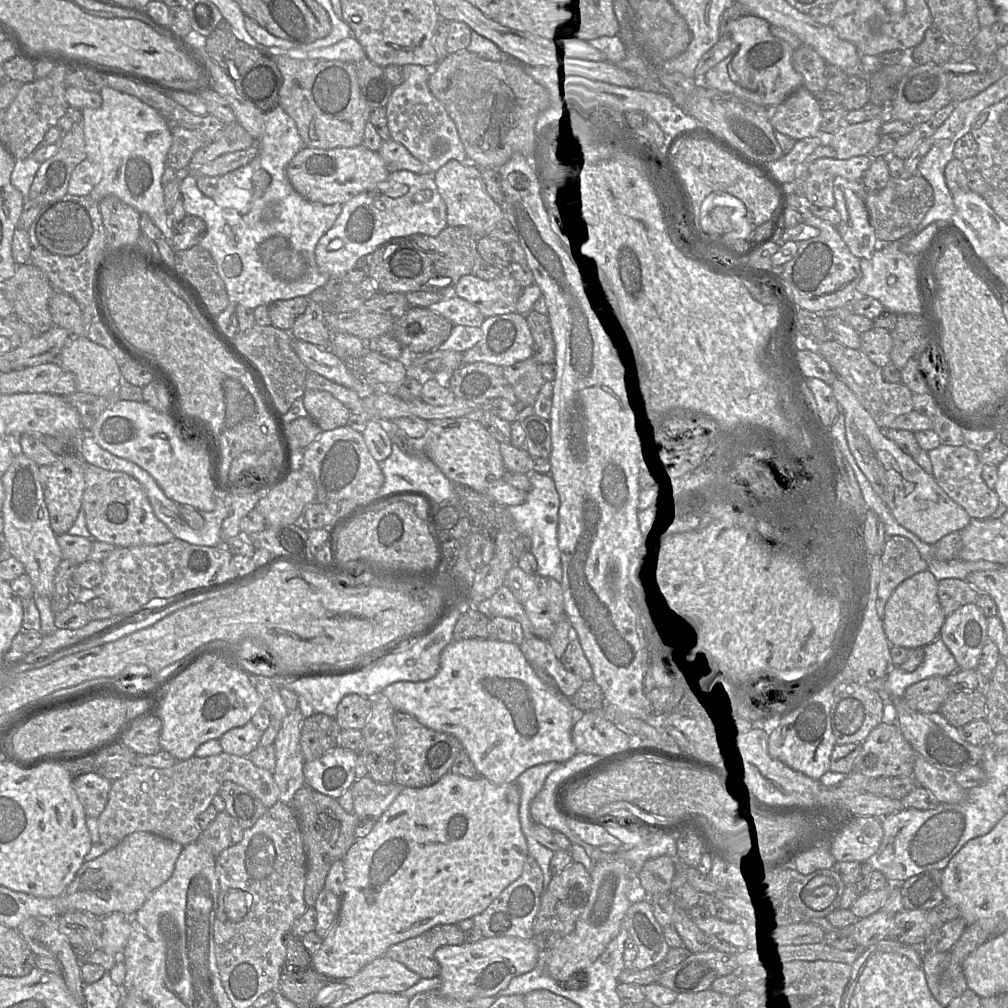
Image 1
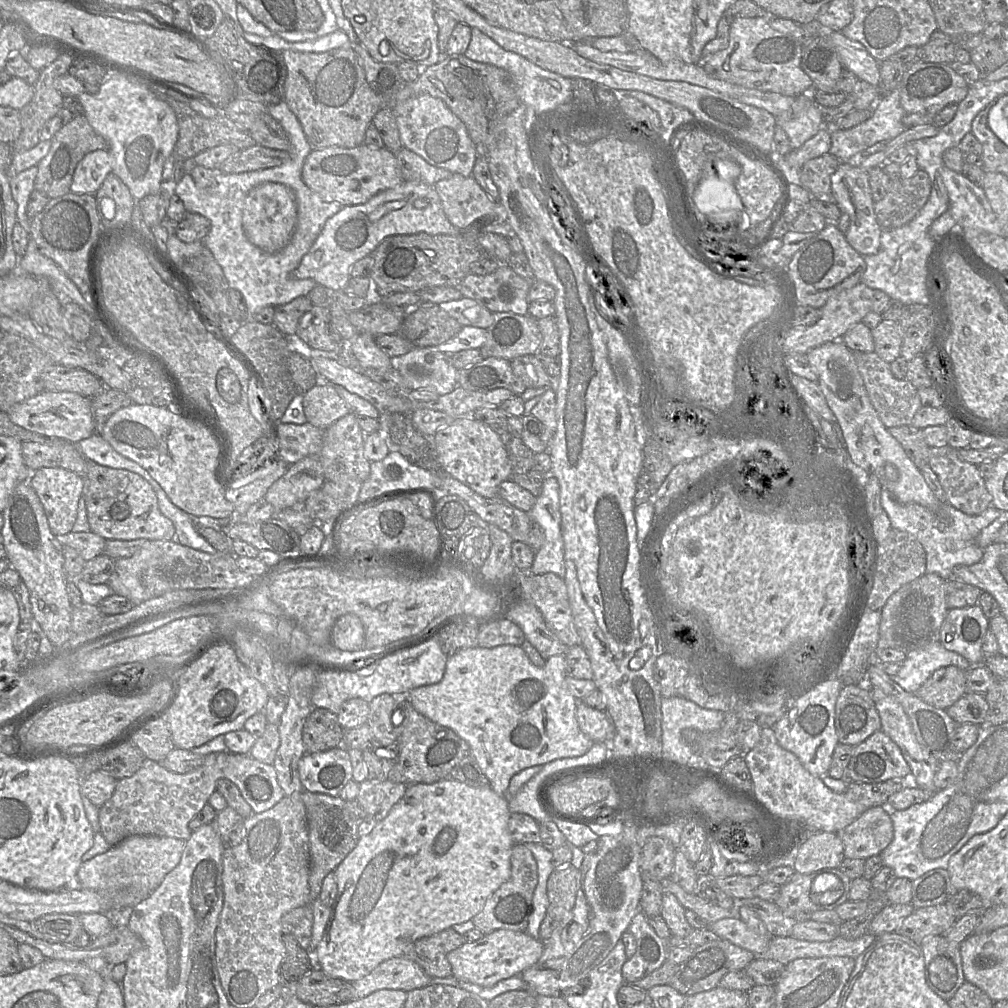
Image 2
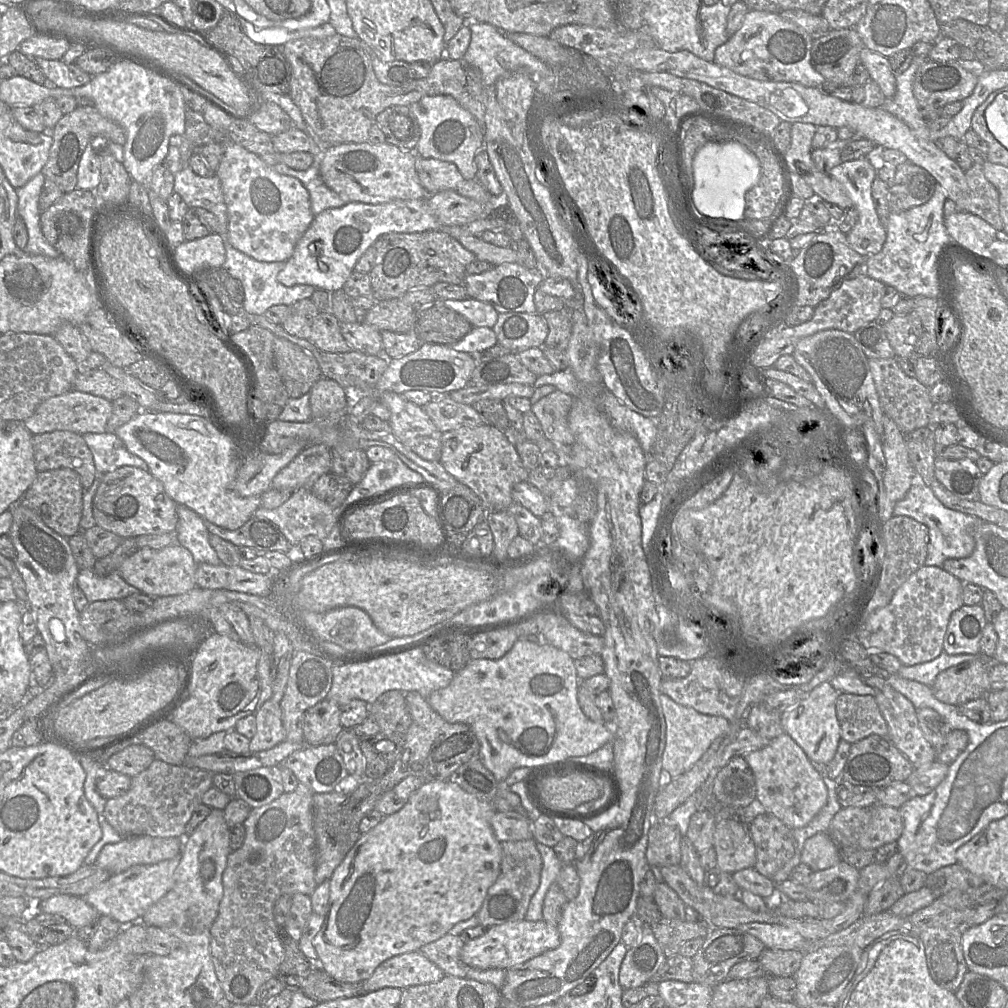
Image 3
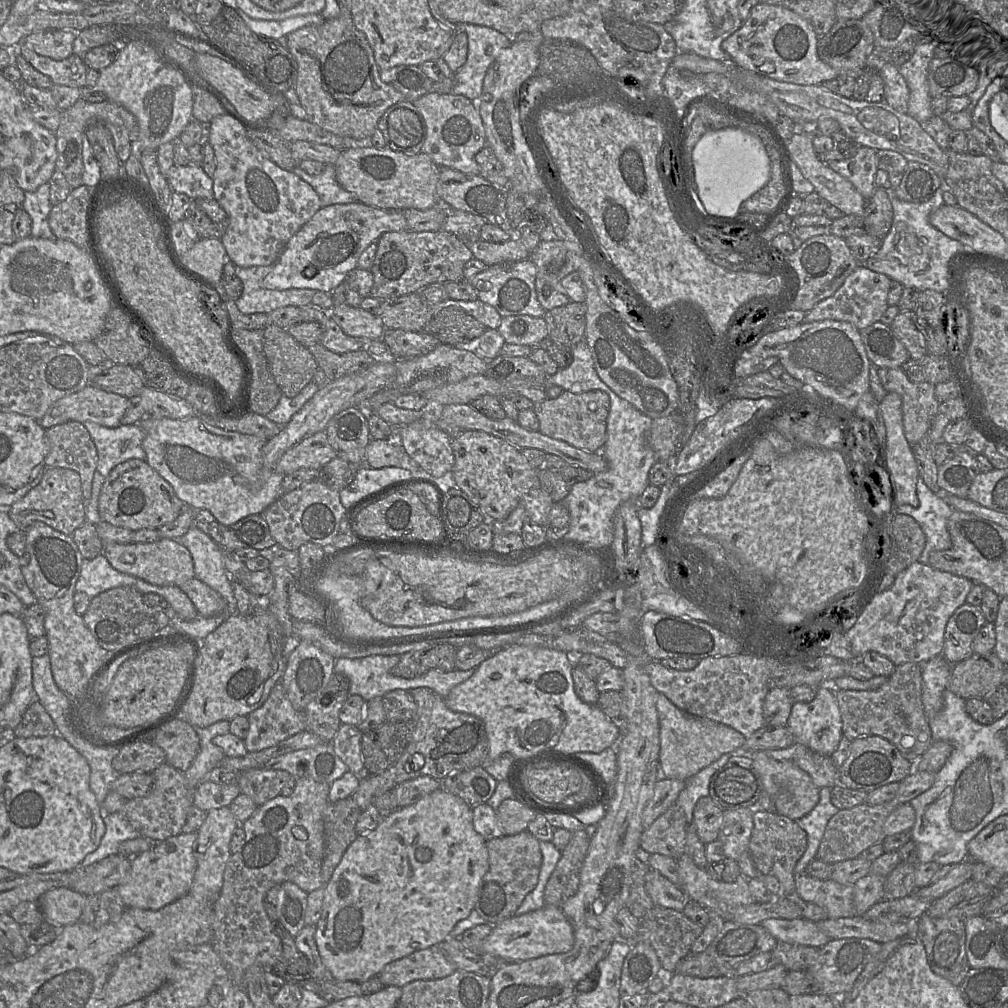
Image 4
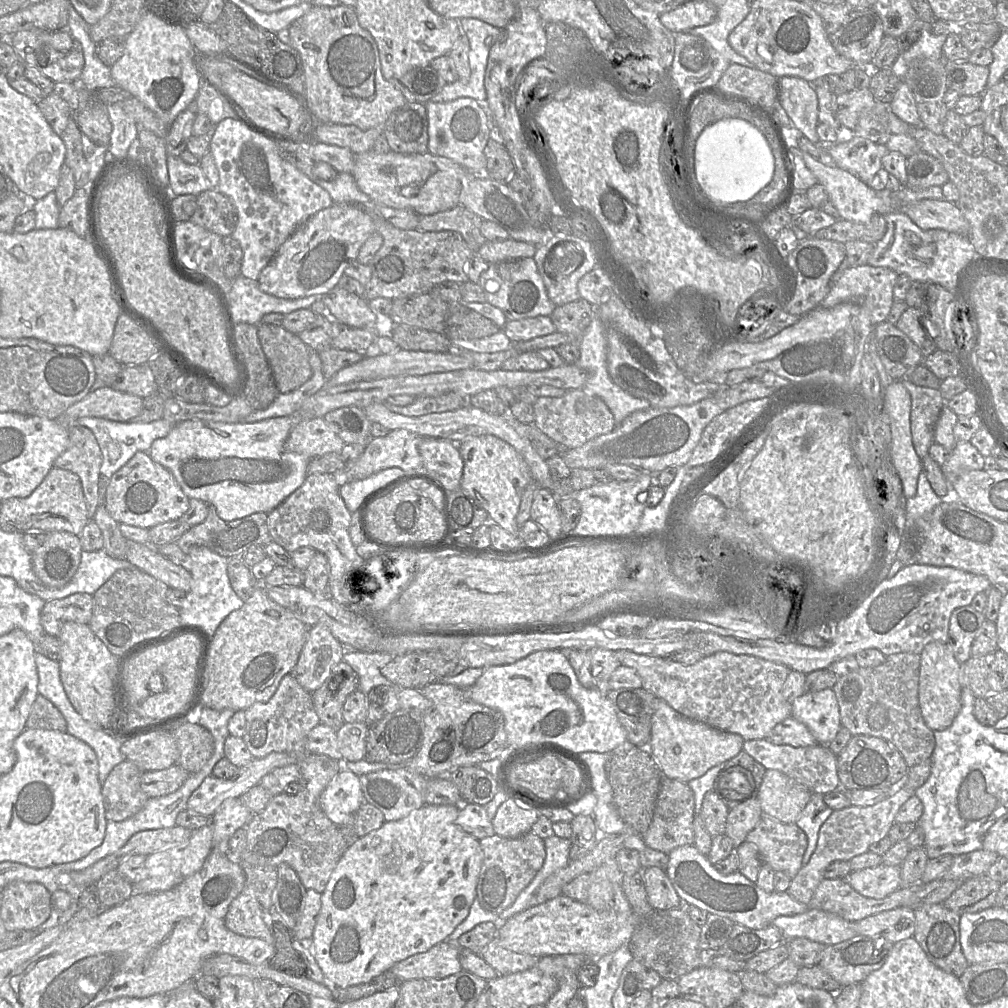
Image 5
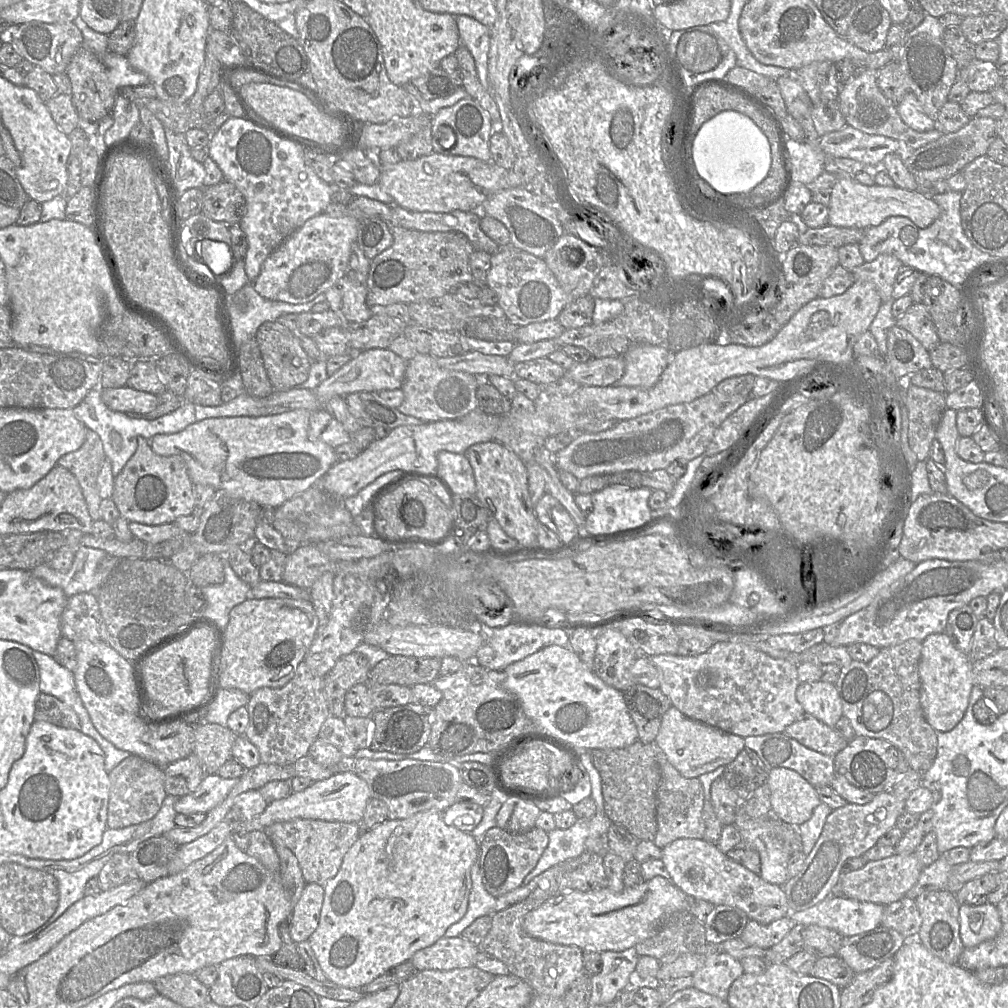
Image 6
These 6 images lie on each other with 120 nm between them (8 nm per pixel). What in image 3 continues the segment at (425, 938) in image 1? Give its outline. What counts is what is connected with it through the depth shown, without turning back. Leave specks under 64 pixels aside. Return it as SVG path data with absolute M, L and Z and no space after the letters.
M448 933L440 939L422 946L419 951L446 975L465 978L471 967L460 958L464 944L460 935Z

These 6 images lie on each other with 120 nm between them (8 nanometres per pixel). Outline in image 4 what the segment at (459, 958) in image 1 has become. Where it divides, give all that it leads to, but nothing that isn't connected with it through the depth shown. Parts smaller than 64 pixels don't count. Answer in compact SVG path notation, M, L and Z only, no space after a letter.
M545 905L492 926L492 932L482 943L482 953L500 957L507 962L523 962L544 955L566 953L574 946L573 927L561 906Z

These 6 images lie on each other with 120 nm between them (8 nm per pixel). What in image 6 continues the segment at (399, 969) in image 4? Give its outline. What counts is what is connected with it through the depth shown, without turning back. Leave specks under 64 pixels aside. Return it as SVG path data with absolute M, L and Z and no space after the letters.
M442 937L431 946L417 951L411 962L419 970L453 970L475 965L475 957L480 947L459 937Z

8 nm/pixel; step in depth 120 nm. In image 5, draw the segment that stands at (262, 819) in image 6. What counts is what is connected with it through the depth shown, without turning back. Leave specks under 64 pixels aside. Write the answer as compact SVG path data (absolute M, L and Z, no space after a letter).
M343 768L320 795L320 807L336 825L355 824L356 813L364 802L359 776Z

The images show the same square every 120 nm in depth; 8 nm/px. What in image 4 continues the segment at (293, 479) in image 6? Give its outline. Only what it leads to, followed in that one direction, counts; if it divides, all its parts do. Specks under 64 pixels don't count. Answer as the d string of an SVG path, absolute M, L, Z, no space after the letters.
M146 416L137 424L146 434L142 447L147 463L172 486L186 506L210 511L225 526L231 526L247 516L261 514L282 495L281 484L285 475L275 469L268 470L263 465L262 448L267 439L214 427L199 417L170 419Z

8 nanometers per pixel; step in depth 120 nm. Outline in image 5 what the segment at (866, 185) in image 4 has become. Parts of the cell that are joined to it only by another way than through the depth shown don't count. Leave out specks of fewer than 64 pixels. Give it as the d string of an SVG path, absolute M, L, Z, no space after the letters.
M856 135L847 142L836 142L828 147L835 165L854 174L864 183L881 169L881 159L888 151L884 145Z

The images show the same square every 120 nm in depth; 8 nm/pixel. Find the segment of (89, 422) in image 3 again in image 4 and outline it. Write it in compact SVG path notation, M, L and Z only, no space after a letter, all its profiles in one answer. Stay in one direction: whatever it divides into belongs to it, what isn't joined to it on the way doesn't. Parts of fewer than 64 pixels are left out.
M91 384L53 403L38 421L45 429L69 422L94 422L117 428L129 406L129 398L101 390Z

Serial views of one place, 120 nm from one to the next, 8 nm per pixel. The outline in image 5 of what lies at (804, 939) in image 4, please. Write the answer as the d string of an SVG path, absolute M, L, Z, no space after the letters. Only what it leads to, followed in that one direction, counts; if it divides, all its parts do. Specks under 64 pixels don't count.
M814 908L802 914L779 916L773 920L772 925L781 931L784 940L802 937L826 946L857 935L853 922Z

